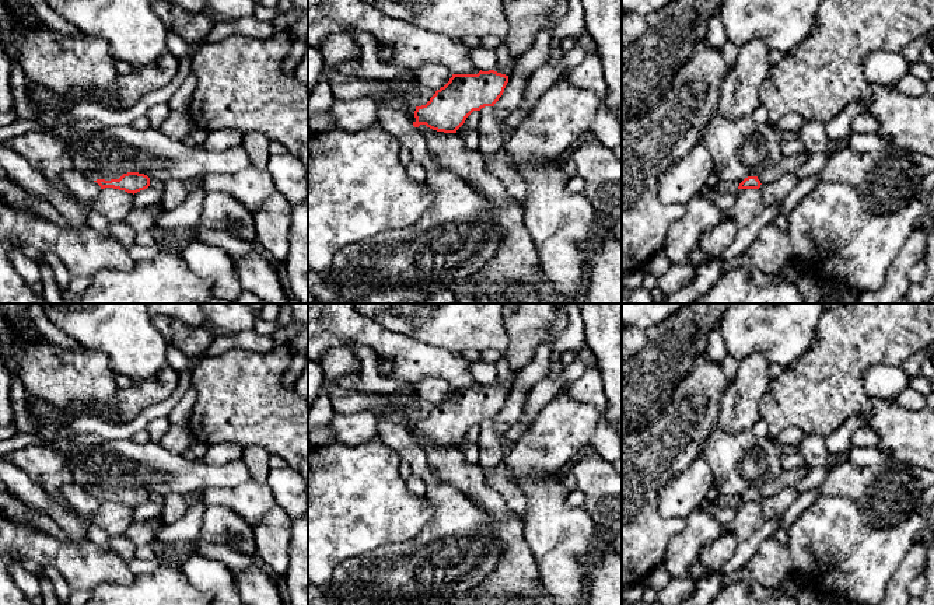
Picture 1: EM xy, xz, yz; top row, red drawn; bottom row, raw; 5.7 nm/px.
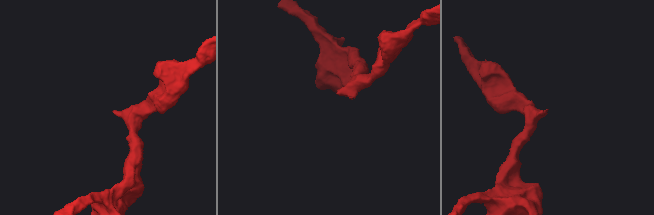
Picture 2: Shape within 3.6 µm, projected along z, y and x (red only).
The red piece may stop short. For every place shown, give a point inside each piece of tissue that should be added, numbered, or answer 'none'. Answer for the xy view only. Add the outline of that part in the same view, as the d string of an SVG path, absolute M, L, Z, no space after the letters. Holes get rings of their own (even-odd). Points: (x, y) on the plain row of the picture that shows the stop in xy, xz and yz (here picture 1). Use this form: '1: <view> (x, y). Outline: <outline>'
1: xy (91, 489). Outline: M88 485L84 489L91 494L97 494L97 493L111 494L111 493L119 493L122 490L122 489L101 489L98 486L91 486L91 485Z

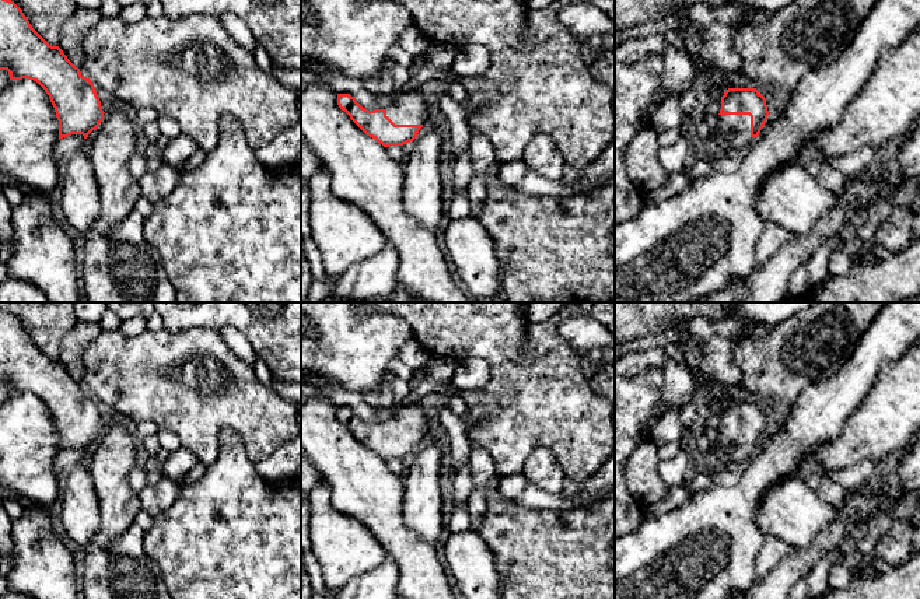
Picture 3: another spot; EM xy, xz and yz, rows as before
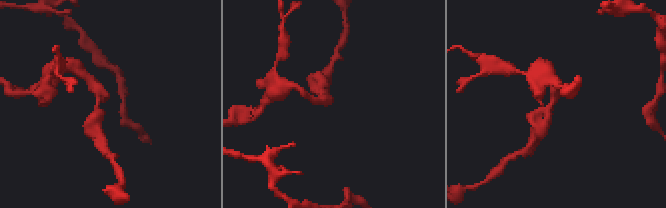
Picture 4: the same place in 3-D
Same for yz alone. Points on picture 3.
1: yz (734, 444). Outline: M717 428L718 445L713 451L713 458L717 466L727 463L741 463L752 459L758 451L751 449L749 428Z

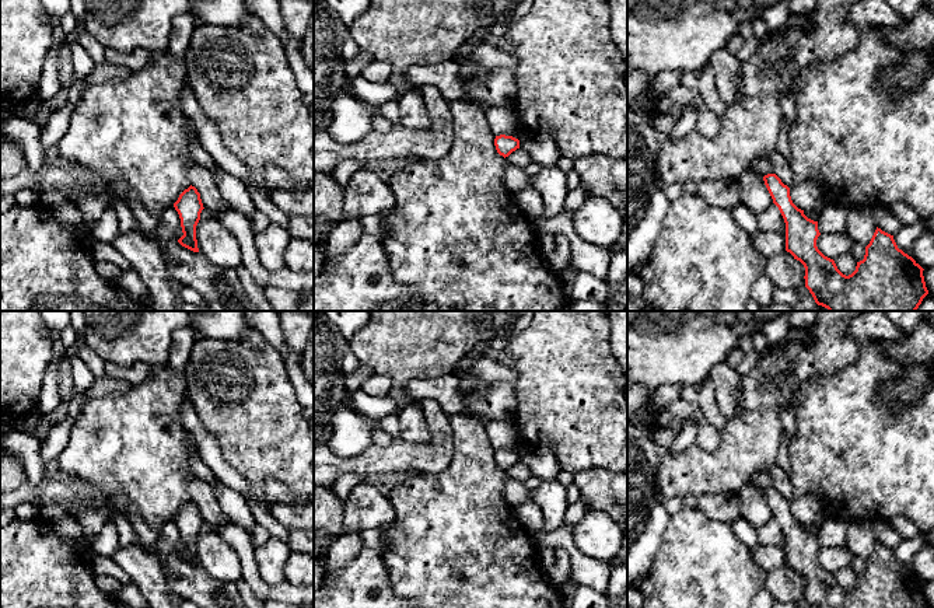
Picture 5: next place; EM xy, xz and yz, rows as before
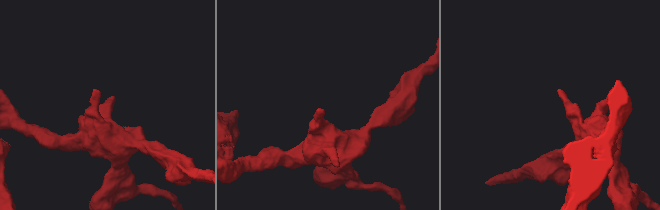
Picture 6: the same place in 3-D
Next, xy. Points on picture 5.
none

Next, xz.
none

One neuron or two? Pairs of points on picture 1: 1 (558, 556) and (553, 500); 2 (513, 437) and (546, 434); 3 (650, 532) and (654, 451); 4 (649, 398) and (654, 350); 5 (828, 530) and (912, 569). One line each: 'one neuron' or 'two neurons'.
1: one neuron
2: two neurons
3: one neuron
4: one neuron
5: two neurons

